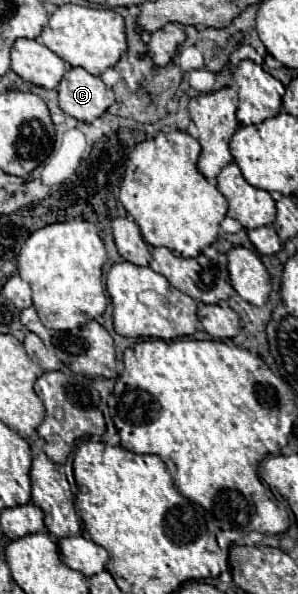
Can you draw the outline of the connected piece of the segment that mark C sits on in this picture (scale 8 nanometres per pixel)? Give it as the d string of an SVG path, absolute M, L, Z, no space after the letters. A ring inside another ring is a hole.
M71 68L57 84L59 108L81 122L93 122L113 102L109 88L99 76L89 74L83 68Z

